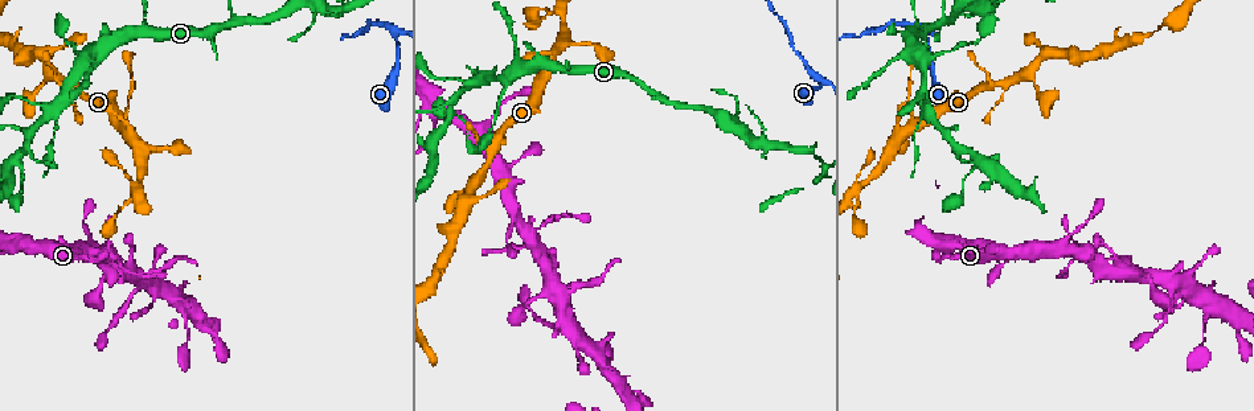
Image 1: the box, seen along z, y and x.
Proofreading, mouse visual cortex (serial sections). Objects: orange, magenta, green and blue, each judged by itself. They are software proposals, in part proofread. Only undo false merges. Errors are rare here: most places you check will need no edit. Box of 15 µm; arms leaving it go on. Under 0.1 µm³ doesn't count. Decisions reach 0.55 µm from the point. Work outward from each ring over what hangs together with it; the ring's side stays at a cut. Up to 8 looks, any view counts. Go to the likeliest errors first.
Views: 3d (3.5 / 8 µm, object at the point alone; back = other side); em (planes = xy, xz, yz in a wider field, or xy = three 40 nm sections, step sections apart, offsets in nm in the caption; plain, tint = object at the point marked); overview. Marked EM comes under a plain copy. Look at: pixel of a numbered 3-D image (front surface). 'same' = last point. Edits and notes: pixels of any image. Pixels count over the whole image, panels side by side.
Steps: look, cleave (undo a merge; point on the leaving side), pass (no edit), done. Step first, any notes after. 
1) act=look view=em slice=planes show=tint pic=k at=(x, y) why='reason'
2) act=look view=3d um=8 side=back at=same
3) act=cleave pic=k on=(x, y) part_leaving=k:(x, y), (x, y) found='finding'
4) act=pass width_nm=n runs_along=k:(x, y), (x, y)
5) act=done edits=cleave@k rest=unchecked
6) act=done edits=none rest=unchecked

act=look view=3d um=3.5 pic=1 at=(395, 36)

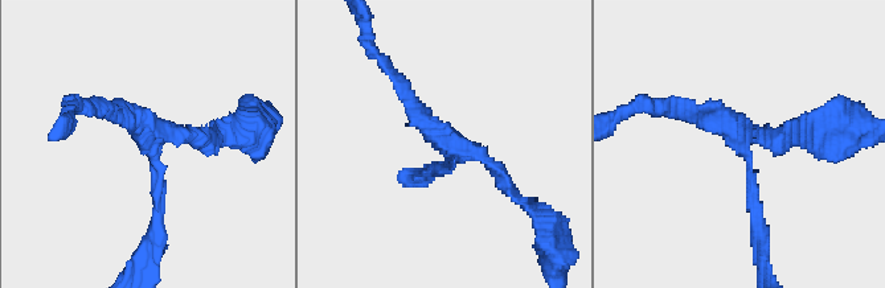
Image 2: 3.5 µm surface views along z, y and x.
act=look view=em slice=xy step=5 show=tint pic=2 at=(152, 142) arms=3 arm_widths_nm=150,150,200 why='shape alone is not enough'

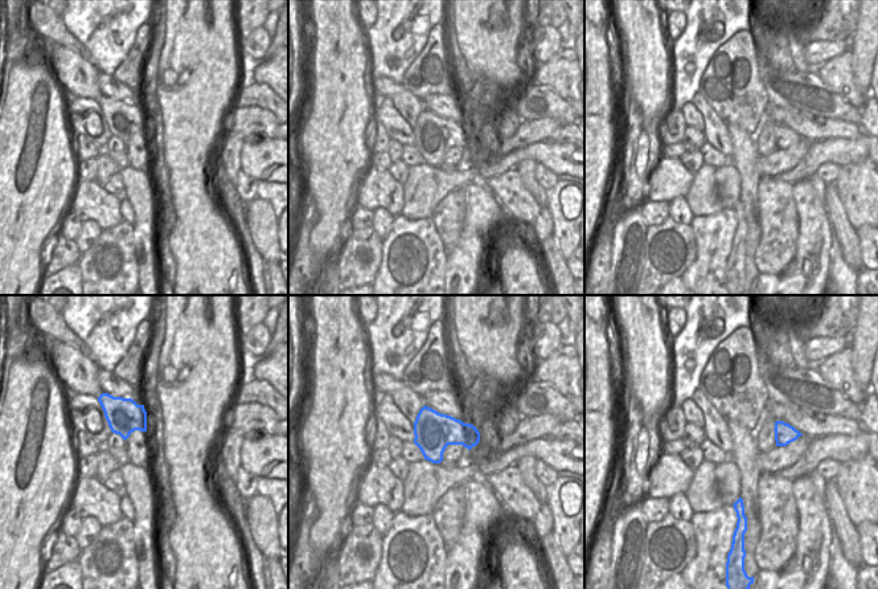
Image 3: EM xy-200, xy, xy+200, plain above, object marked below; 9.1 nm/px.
act=pass found='all the same cell'

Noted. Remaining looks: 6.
act=look view=3d um=3.5 pic=1 at=(508, 85) why='small branch off a trunk'

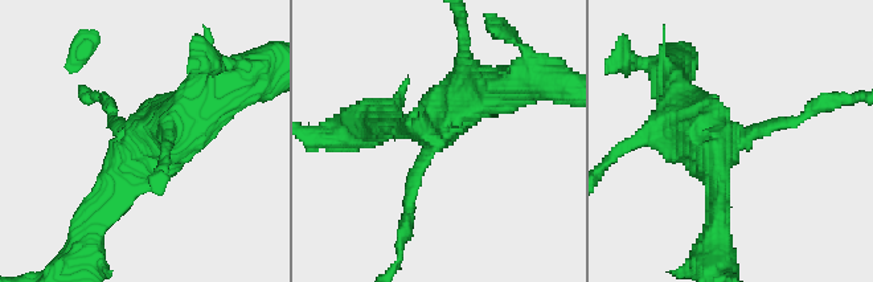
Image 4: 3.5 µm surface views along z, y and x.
act=look view=em slice=xy step=5 show=tint pic=4 at=(432, 143) arms=4 arm_widths_nm=150,200,300,500 why='shape alone is not enough'

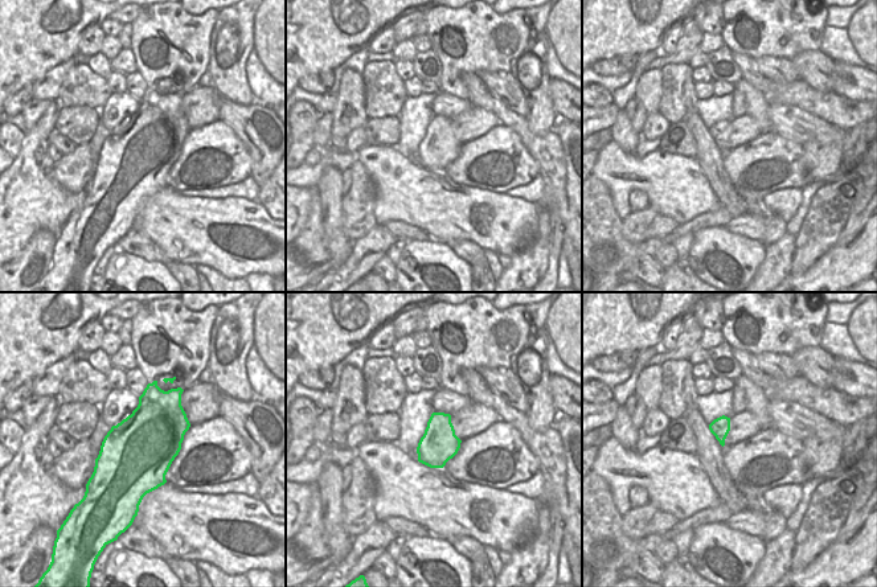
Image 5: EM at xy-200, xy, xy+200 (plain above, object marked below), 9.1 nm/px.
act=pass runs_along=4:(210, 99), (132, 156), (93, 225) found='continuous, no second cell'

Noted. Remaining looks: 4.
act=look view=3d um=8 pic=1 at=(35, 89) why='a narrow waist'

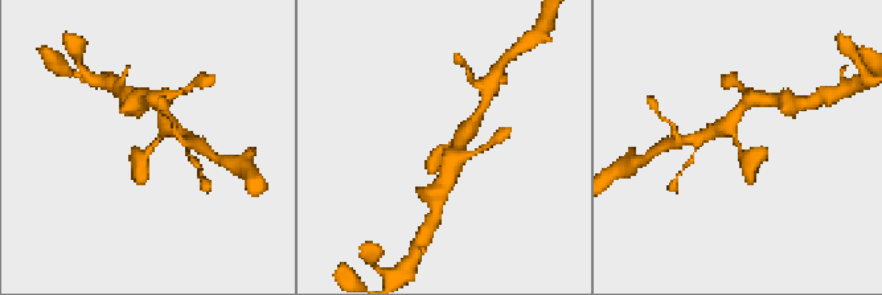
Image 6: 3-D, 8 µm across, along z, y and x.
act=look view=3d um=3.5 pic=6 at=(738, 146)

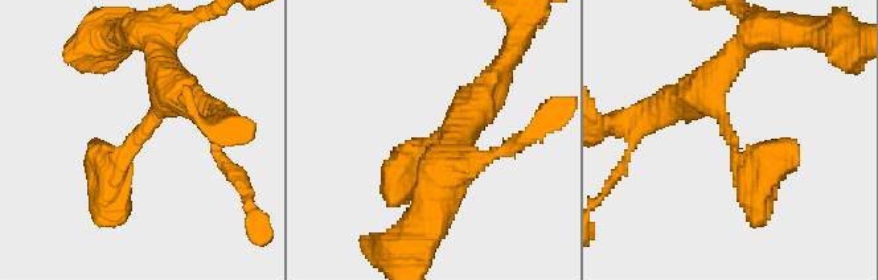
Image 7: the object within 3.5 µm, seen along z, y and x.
act=look view=em slice=xy step=2 show=tint pic=7 at=(135, 143) why='now the EM'

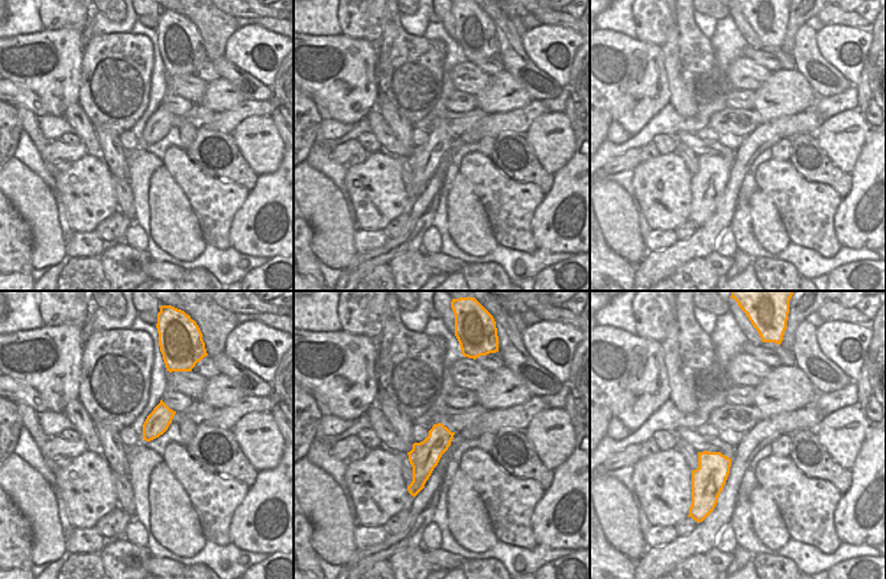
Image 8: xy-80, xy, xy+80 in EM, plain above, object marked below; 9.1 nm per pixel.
act=pass width_nm=280 runs_along=7:(479, 102), (414, 145), (393, 196) found='all the same cell'

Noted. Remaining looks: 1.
act=done edits=none rest=unchecked

